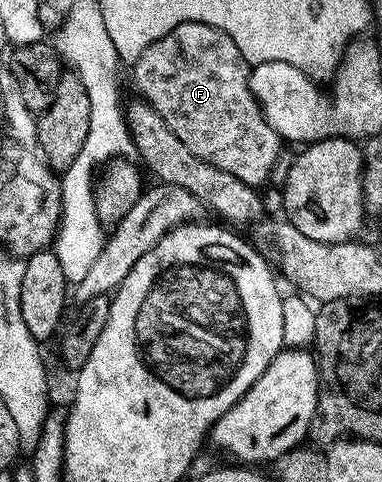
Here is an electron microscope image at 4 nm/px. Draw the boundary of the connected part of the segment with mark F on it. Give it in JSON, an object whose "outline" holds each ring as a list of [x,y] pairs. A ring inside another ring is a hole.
{"outline":[[[199,21],[180,23],[175,29],[165,33],[164,39],[153,41],[148,47],[148,51],[144,51],[144,55],[140,55],[140,59],[133,62],[132,69],[134,69],[134,85],[142,92],[139,94],[157,111],[160,119],[164,119],[164,123],[168,123],[172,135],[176,135],[176,139],[180,139],[180,143],[184,143],[184,147],[188,147],[188,151],[192,151],[192,155],[220,167],[220,171],[228,171],[228,175],[236,175],[236,179],[255,187],[262,187],[262,184],[269,179],[270,172],[273,171],[274,164],[278,161],[278,155],[284,148],[284,142],[278,136],[277,131],[264,119],[262,109],[258,106],[257,99],[252,95],[250,90],[251,66],[246,64],[244,55],[240,55],[240,47],[236,47],[236,43],[232,43],[232,39],[228,35],[224,35],[224,31]]]}

